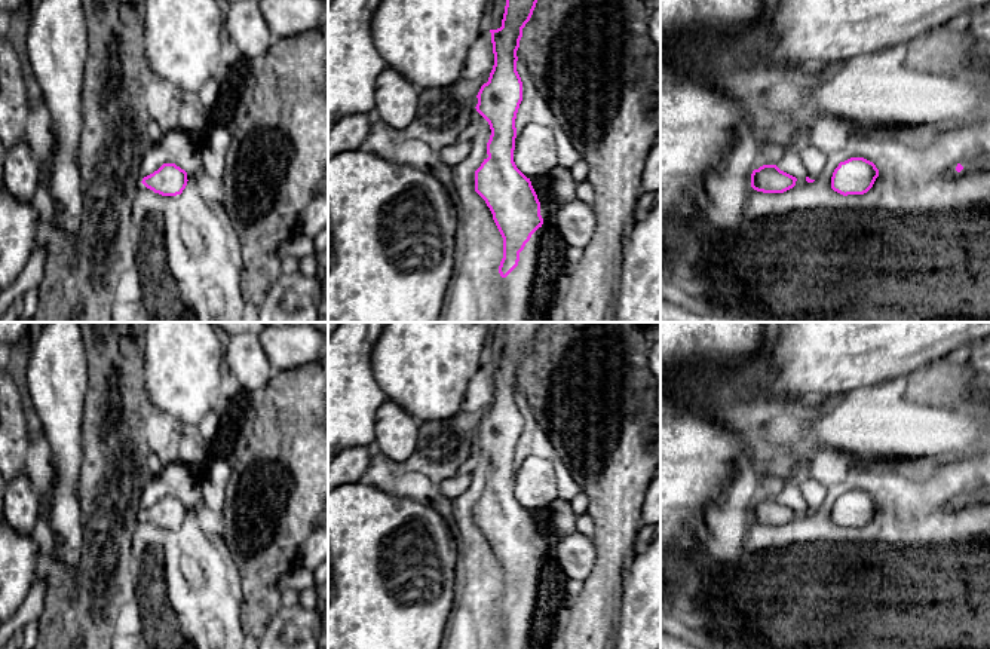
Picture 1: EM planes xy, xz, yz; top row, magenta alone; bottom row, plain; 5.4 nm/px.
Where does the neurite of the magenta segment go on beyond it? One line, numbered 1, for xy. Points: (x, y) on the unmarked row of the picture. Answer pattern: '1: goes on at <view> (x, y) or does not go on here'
1: does not go on here

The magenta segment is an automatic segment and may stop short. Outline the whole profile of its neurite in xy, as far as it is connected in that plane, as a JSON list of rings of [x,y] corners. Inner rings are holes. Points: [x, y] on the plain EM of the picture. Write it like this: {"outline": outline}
{"outline": [[[163,496],[157,503],[142,511],[142,517],[162,529],[181,527],[187,518],[187,505],[175,496]]]}

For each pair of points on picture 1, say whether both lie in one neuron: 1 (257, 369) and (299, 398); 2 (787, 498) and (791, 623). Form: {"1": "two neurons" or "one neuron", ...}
{"1": "two neurons", "2": "two neurons"}

